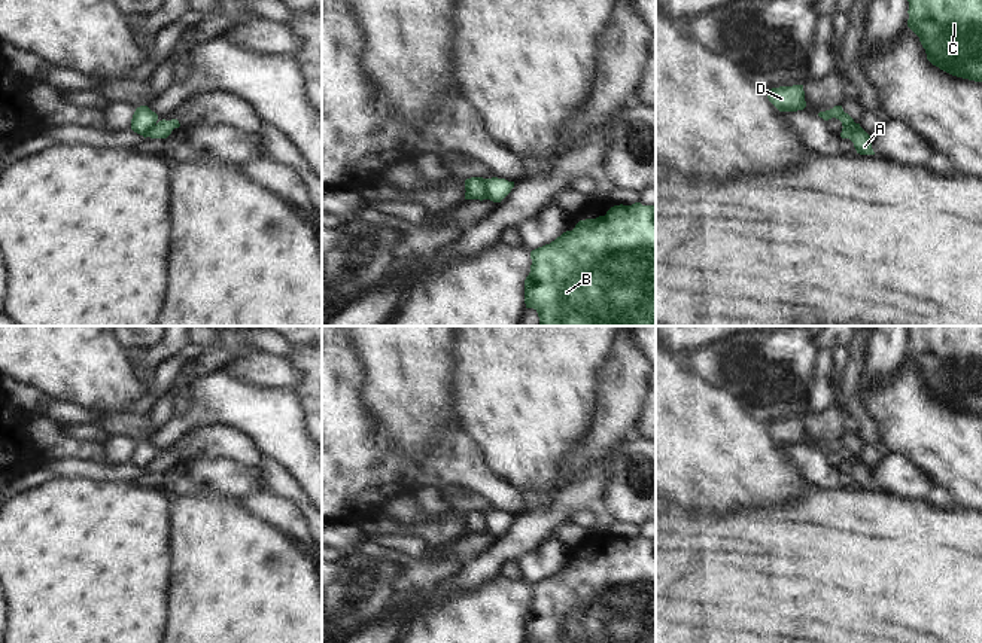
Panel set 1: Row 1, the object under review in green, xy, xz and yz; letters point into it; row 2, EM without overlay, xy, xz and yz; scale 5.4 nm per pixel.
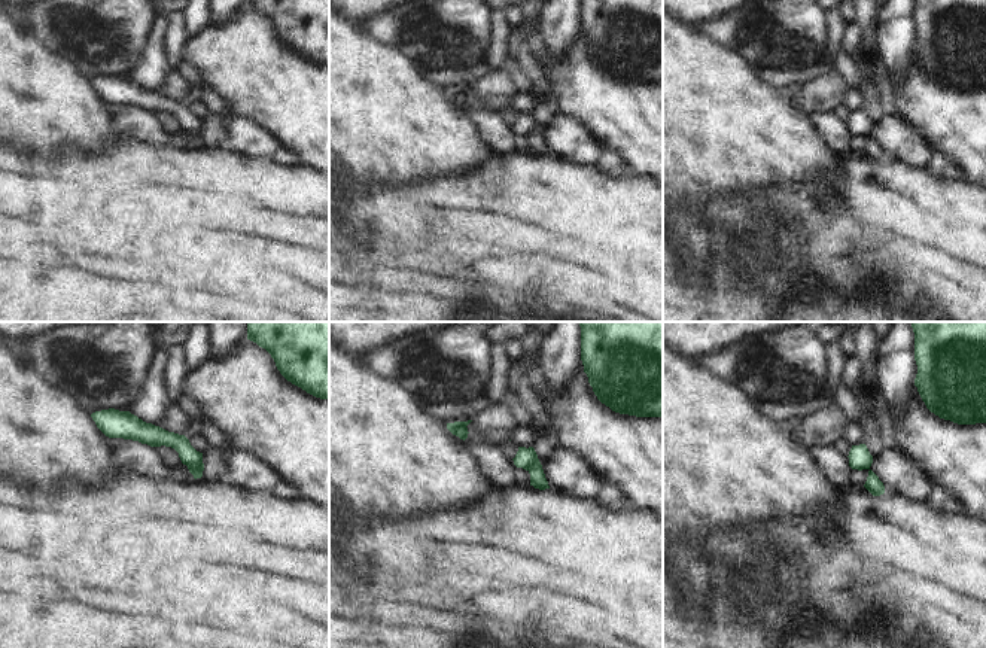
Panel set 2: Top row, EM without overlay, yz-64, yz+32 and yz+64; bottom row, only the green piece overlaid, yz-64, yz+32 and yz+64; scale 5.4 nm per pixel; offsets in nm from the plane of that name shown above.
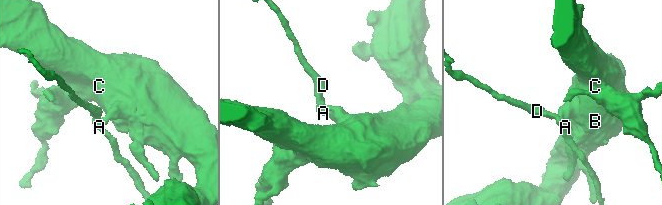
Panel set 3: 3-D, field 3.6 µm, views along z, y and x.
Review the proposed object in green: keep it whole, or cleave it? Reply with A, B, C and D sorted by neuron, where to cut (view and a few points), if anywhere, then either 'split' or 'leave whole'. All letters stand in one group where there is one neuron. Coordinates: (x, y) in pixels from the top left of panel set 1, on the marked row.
A D / B C; cut in xz along (485, 179), (485, 192), (489, 198); split

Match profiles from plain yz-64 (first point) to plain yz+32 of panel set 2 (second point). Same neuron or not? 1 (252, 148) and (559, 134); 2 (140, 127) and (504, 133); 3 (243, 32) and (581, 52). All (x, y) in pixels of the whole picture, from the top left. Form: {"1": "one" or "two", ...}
{"1": "one", "2": "one", "3": "one"}

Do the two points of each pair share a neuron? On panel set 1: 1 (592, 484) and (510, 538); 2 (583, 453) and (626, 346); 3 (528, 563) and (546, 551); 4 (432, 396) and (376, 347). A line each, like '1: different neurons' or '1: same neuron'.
1: same neuron
2: same neuron
3: same neuron
4: same neuron

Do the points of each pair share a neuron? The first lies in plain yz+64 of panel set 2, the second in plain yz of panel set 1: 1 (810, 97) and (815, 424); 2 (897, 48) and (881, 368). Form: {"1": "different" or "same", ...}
{"1": "same", "2": "same"}

